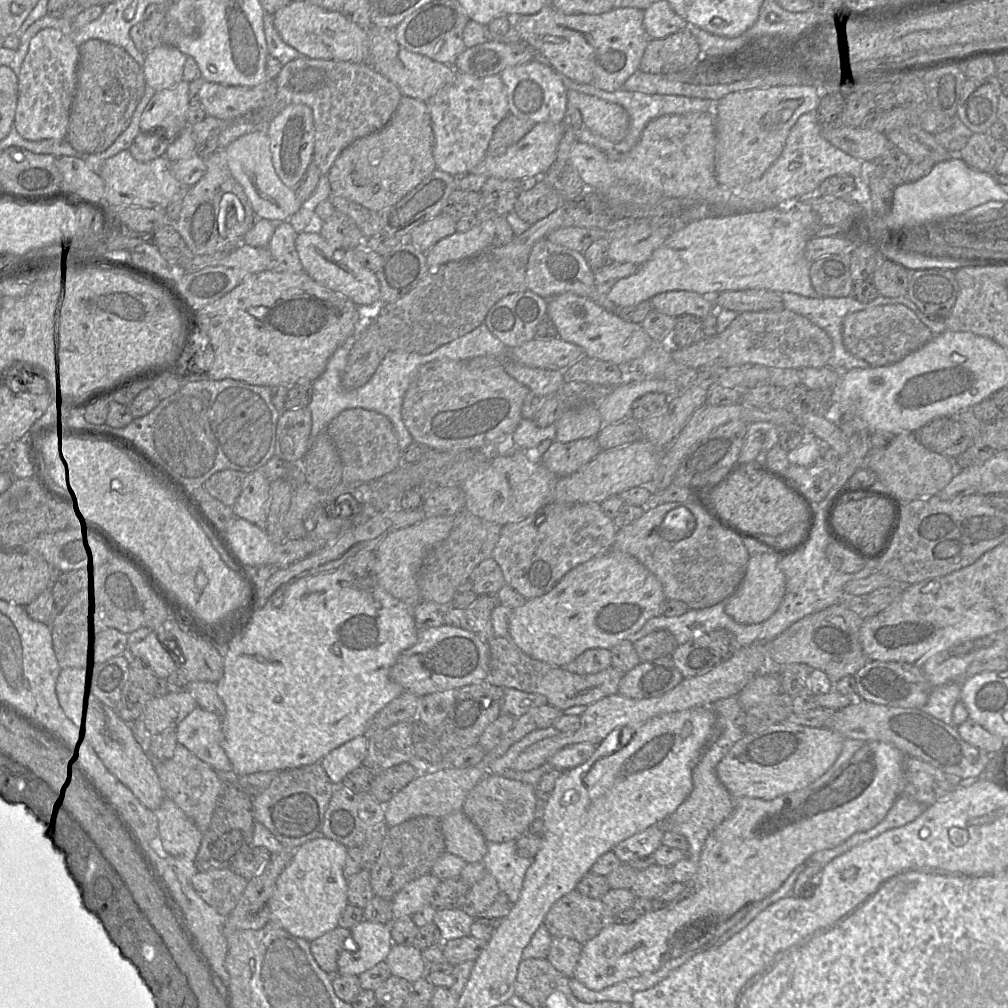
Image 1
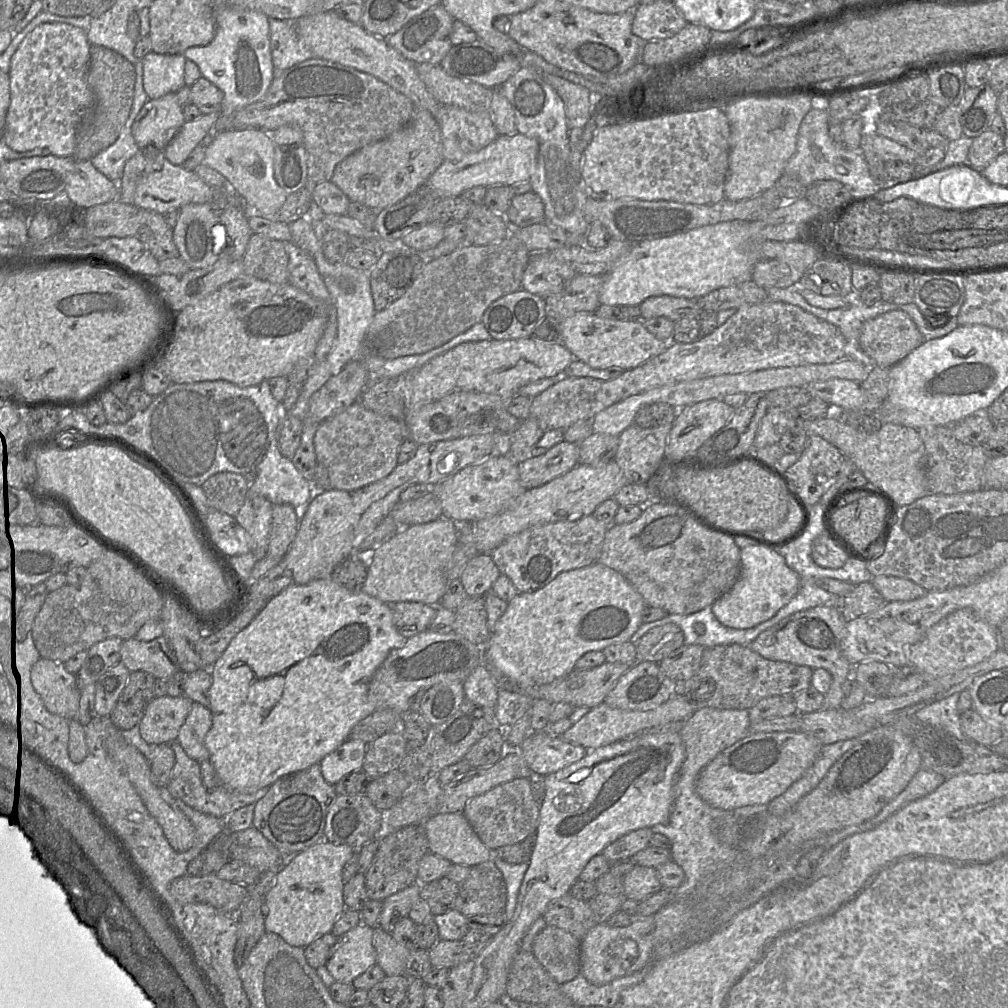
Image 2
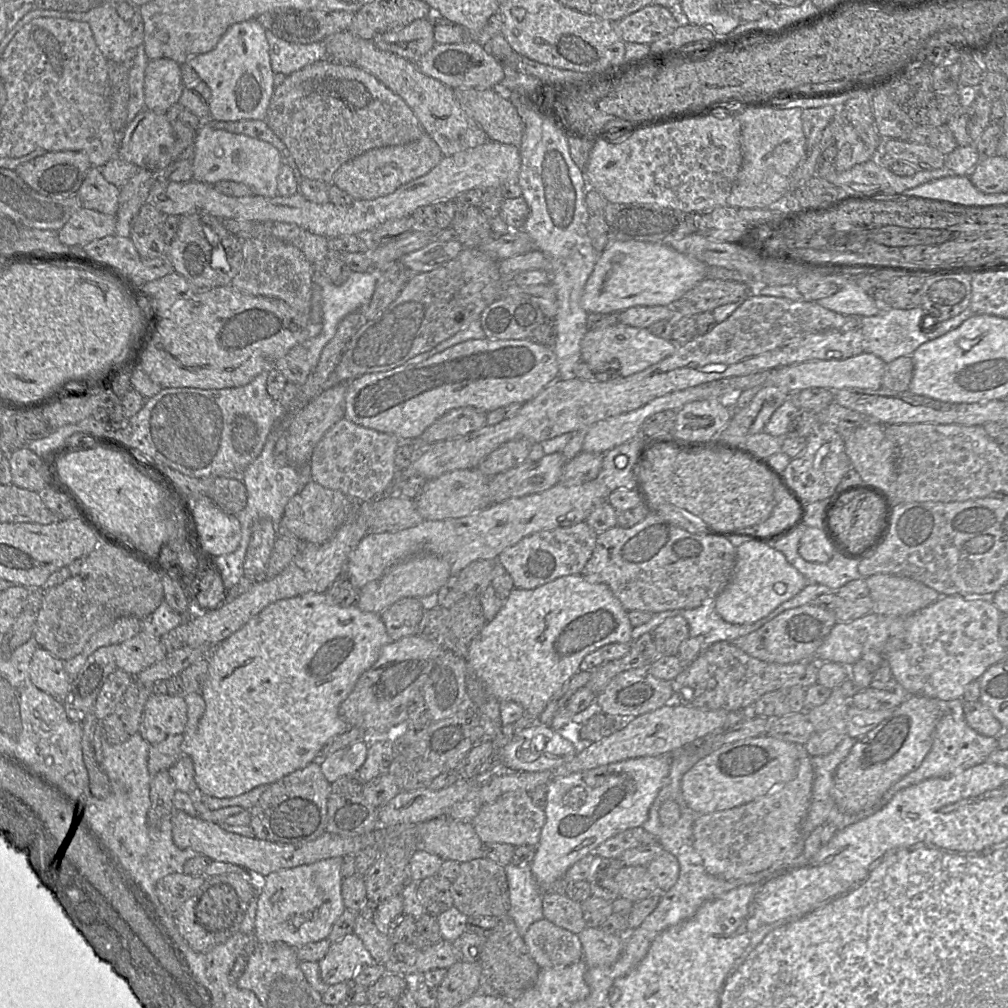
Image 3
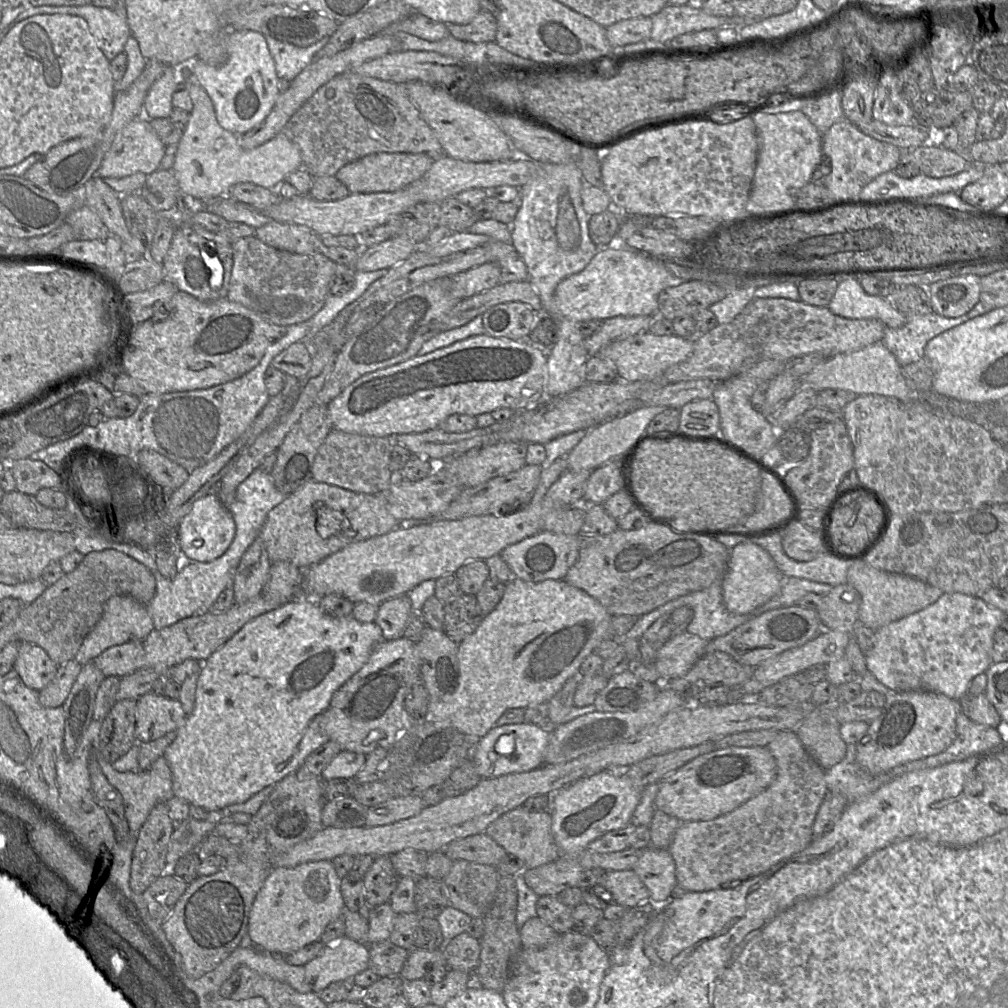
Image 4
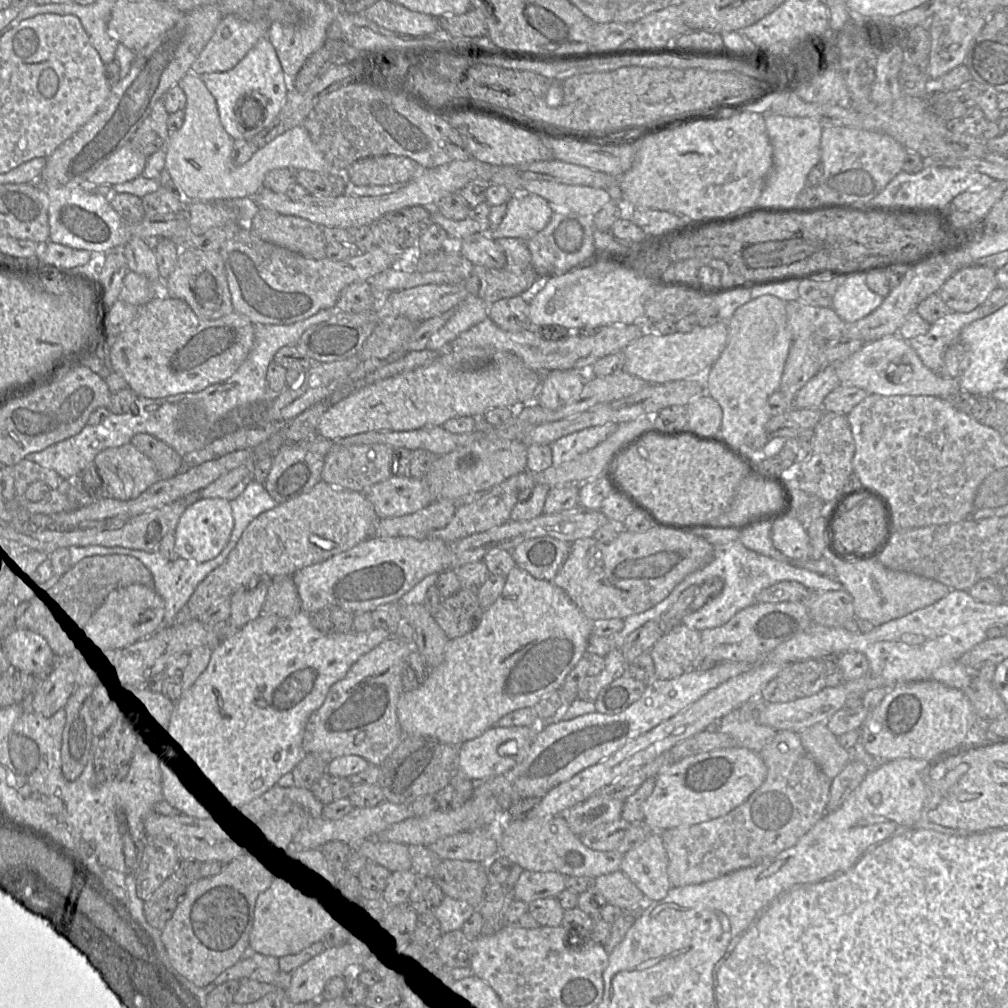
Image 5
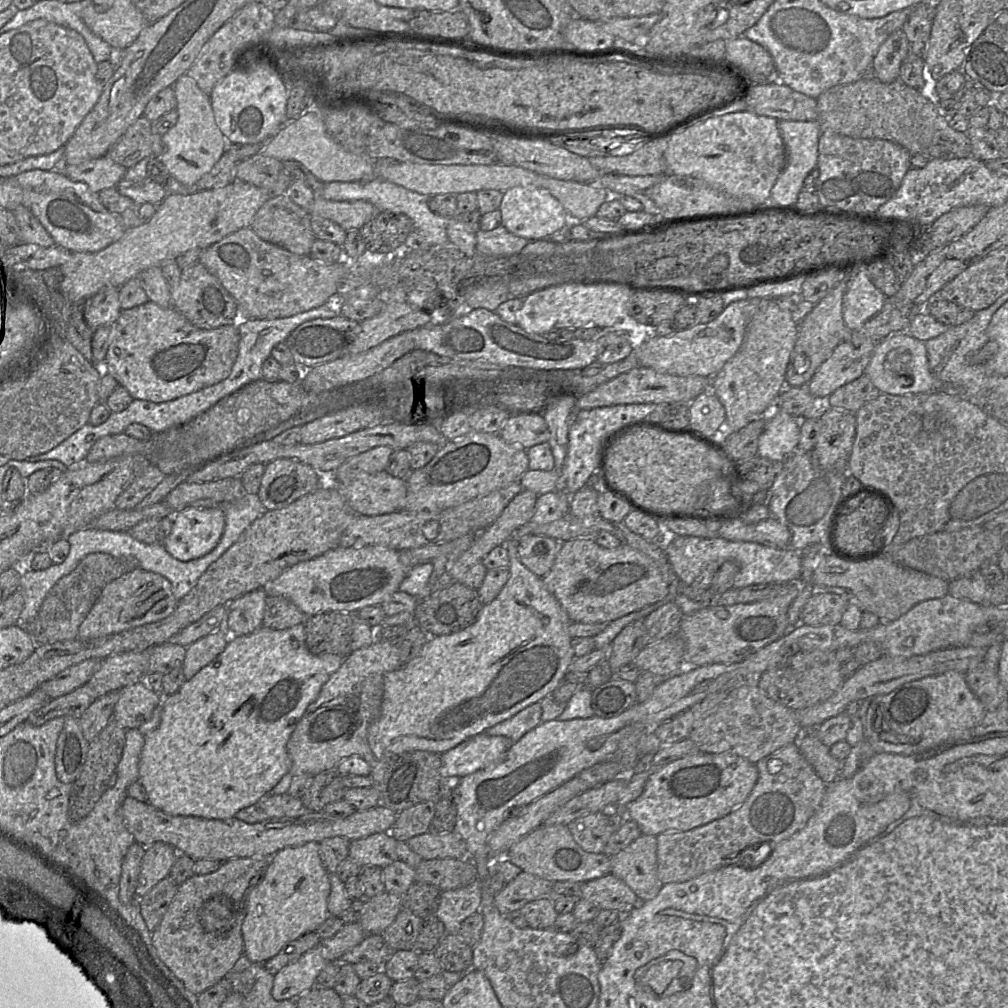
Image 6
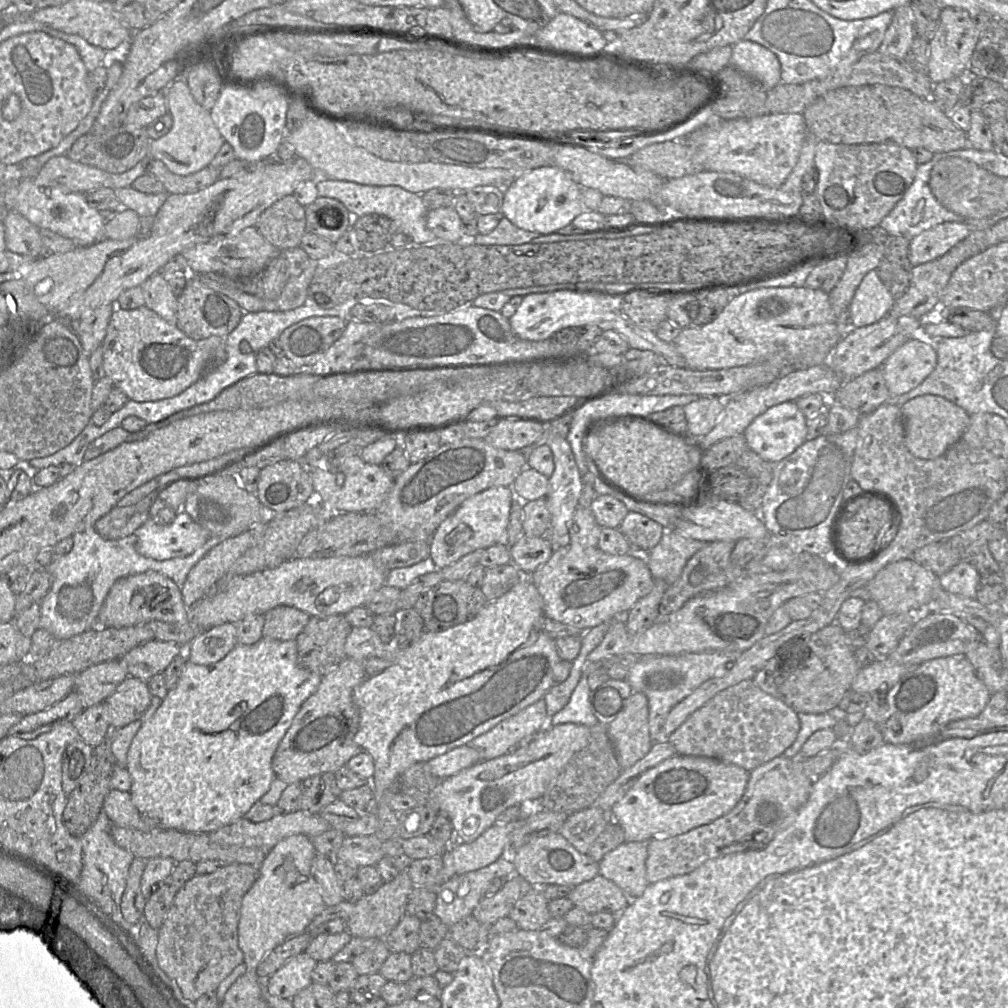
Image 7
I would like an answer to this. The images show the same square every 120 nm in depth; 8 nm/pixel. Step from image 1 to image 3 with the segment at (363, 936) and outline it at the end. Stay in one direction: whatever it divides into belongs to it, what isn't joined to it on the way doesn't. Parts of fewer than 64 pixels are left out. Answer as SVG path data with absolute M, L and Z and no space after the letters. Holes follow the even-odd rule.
M354 933L333 942L326 955L318 962L320 977L327 985L353 983L360 970L374 963L371 954Z

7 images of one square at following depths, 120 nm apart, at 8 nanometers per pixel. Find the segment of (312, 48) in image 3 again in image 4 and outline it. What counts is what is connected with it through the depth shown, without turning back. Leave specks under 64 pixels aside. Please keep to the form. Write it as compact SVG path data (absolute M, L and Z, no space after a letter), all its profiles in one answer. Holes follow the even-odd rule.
M269 36L265 37L278 78L293 80L313 61L315 54L326 45L329 38L330 36L325 36L308 47L298 47Z

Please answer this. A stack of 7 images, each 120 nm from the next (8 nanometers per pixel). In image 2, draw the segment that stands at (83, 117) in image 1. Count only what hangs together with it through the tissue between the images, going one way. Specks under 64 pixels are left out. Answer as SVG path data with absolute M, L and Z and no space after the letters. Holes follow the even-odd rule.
M90 46L87 82L93 94L93 101L92 108L84 116L77 131L73 151L75 160L90 160L118 138L133 105L135 81L135 66L125 57L103 46Z

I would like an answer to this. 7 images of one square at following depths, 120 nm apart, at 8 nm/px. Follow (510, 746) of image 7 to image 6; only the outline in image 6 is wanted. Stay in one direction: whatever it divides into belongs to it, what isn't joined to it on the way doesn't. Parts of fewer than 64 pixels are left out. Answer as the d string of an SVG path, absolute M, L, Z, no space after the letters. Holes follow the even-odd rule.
M536 702L522 709L512 717L485 729L483 733L492 736L506 736L513 742L516 742L542 722L541 715L541 703Z

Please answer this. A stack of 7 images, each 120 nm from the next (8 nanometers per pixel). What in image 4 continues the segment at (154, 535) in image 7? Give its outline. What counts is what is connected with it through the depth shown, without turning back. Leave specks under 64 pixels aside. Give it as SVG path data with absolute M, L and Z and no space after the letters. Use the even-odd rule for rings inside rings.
M216 494L204 496L194 502L190 511L179 523L175 536L186 557L200 562L210 562L222 556L231 545L236 532L233 516Z

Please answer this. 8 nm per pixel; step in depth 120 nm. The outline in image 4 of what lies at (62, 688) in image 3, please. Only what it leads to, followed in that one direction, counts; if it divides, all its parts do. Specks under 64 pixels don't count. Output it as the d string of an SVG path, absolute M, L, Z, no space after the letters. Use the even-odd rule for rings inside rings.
M21 642L14 669L27 686L40 691L55 677L58 665L43 647Z

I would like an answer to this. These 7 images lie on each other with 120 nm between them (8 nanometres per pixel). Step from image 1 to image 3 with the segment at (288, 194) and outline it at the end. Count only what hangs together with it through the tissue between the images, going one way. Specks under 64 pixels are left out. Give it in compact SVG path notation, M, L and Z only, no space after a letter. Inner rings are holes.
M200 119L193 142L192 179L211 185L222 180L240 182L248 185L254 195L275 197L282 164L282 155L273 145L244 134L216 129L211 126L210 119Z

